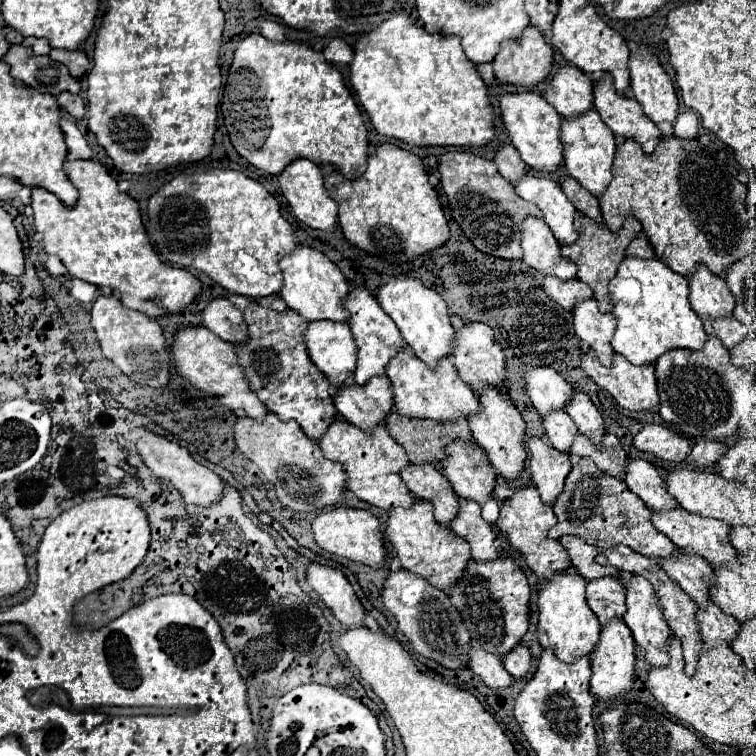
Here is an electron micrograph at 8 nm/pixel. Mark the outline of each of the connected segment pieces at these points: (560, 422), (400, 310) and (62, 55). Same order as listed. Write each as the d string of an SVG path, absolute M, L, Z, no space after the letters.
M554 411L548 417L544 417L544 429L546 429L548 441L558 451L570 453L574 437L578 435L578 427L576 427L576 423L572 423L572 419L566 411Z
M388 279L388 283L378 289L378 303L392 317L414 355L428 367L436 367L440 359L452 355L454 329L450 325L450 313L444 299L434 289L424 287L418 279Z
M52 49L50 57L58 63L64 63L74 79L82 79L90 69L92 63L84 55L84 51L66 51L66 49Z

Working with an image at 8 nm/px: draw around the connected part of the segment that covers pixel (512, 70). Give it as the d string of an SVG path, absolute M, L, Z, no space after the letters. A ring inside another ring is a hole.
M528 27L518 43L504 41L504 45L500 45L500 53L494 59L494 75L504 85L516 85L516 87L530 89L530 87L536 87L538 83L542 83L544 79L550 77L552 57L554 57L554 51L546 43L544 35L536 27Z

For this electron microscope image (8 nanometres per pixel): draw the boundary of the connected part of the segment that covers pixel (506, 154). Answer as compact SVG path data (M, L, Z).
M504 145L496 157L494 157L494 163L500 171L500 175L504 179L508 179L510 183L516 183L518 179L522 179L526 173L528 173L528 165L520 159L518 151L512 147L512 145Z

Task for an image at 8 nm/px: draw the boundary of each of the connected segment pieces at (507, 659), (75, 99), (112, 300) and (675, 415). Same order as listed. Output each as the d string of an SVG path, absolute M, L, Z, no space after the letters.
M516 647L514 651L510 651L508 655L502 657L502 663L504 667L508 669L508 673L514 677L514 679L522 679L528 675L530 671L530 663L532 663L532 653L528 647Z
M62 93L58 95L58 103L60 107L70 113L74 119L82 119L86 115L86 103L80 95L70 95L70 93Z
M100 295L92 305L92 327L96 331L98 343L106 359L110 359L126 377L130 377L138 385L162 387L166 389L170 383L170 353L166 349L166 339L162 335L162 327L148 319L140 311L126 309L118 297Z
M708 337L704 351L672 349L664 353L654 367L660 393L660 415L684 437L716 441L732 437L738 431L740 415L732 407L728 385L728 375L738 369L730 363L730 355L720 339Z

